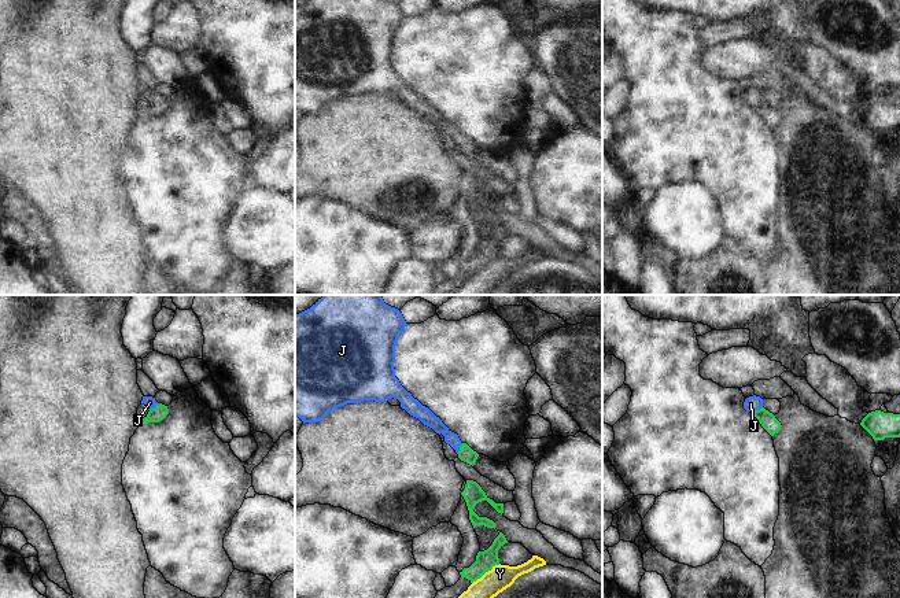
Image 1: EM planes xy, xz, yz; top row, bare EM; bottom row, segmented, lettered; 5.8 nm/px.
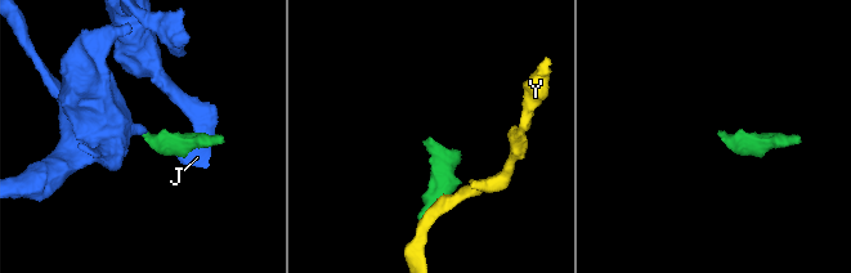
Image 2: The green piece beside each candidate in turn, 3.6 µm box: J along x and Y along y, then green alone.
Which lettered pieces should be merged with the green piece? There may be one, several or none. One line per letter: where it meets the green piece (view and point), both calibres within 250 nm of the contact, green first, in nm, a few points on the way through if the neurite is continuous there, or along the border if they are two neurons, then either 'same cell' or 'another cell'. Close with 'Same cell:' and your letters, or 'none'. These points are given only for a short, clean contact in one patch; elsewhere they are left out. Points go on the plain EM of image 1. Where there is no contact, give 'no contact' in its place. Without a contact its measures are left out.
J: yz (756, 103) | 90/90 nm | across yz (767, 113), (756, 103), (751, 96) | same cell
Y: xz (486, 264) | 110/160 nm | another cell
Same cell: J

